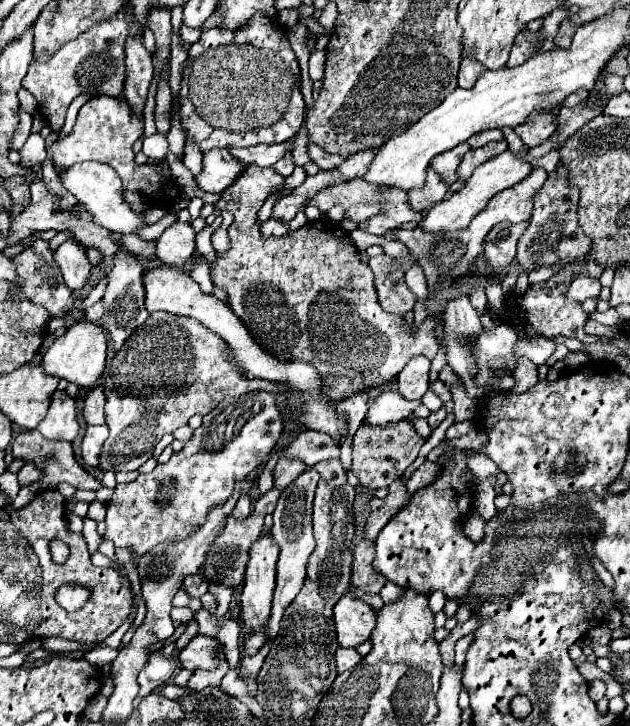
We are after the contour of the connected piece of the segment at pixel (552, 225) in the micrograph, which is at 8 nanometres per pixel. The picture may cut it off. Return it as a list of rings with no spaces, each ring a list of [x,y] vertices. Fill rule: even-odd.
[[[558,165],[558,177],[544,183],[544,187],[534,197],[534,213],[530,217],[530,225],[526,227],[524,235],[518,241],[518,261],[520,267],[526,271],[538,269],[542,265],[554,265],[560,261],[570,261],[580,255],[588,255],[592,241],[584,235],[584,231],[578,225],[576,219],[576,207],[578,207],[578,187],[568,183],[566,169]]]

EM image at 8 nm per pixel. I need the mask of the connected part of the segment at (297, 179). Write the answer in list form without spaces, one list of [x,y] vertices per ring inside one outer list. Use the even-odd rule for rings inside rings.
[[[296,166],[293,174],[290,177],[285,178],[284,188],[290,187],[294,189],[299,187],[306,179],[306,172],[303,167]]]

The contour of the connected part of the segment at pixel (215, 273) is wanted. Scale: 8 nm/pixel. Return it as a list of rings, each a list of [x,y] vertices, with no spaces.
[[[248,165],[240,173],[240,179],[236,179],[236,183],[232,183],[232,187],[228,187],[216,203],[218,209],[234,213],[234,223],[228,227],[228,237],[232,241],[230,251],[218,257],[216,265],[212,267],[212,281],[228,293],[228,305],[244,321],[256,343],[282,359],[292,357],[312,363],[322,377],[324,393],[336,401],[366,387],[376,387],[384,381],[390,381],[416,355],[424,355],[432,361],[438,353],[438,341],[432,331],[440,317],[426,317],[418,333],[412,335],[410,325],[406,325],[402,317],[386,313],[378,305],[372,269],[360,263],[350,233],[342,231],[340,225],[320,219],[306,223],[298,231],[284,237],[260,237],[258,209],[274,191],[274,187],[282,183],[284,177],[278,175],[272,167],[262,169],[256,165]]]

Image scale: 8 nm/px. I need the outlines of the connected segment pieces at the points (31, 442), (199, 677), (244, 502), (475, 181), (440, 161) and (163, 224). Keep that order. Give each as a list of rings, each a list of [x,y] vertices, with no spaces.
[[[24,431],[15,438],[11,452],[14,457],[26,459],[26,463],[36,463],[36,467],[40,467],[40,471],[44,473],[38,481],[42,489],[56,489],[58,483],[70,483],[76,489],[90,489],[90,491],[96,491],[98,487],[102,487],[100,481],[96,481],[86,469],[80,467],[80,463],[72,453],[70,443],[52,443],[50,439],[44,439],[38,431]]]
[[[220,665],[218,667],[218,671],[212,671],[212,673],[208,673],[208,671],[196,671],[194,675],[192,675],[192,679],[188,681],[188,689],[194,689],[194,691],[202,691],[204,687],[214,687],[214,685],[220,685],[220,681],[222,681],[222,677],[228,673],[228,665]]]
[[[240,495],[240,499],[236,501],[236,507],[232,509],[232,515],[238,517],[238,519],[242,519],[242,517],[246,517],[250,513],[250,509],[252,509],[250,495]]]
[[[504,151],[504,153],[488,159],[486,163],[482,163],[482,165],[474,171],[474,175],[466,181],[466,187],[464,187],[464,189],[456,191],[450,199],[444,199],[442,203],[436,203],[436,205],[426,213],[426,217],[424,217],[424,221],[420,223],[420,227],[422,227],[424,231],[428,231],[428,233],[462,231],[462,229],[468,227],[468,223],[488,205],[488,201],[490,201],[496,193],[500,193],[500,191],[516,185],[518,181],[522,181],[522,179],[530,173],[530,169],[532,169],[530,163],[514,157],[510,151]]]
[[[460,143],[460,147],[454,147],[452,151],[444,151],[444,155],[436,155],[436,159],[432,159],[432,169],[450,185],[458,179],[456,169],[464,157],[464,153],[470,149],[468,143]]]
[[[169,212],[162,219],[154,224],[147,224],[146,227],[142,227],[138,233],[136,233],[142,239],[146,239],[147,241],[157,240],[160,235],[172,225],[175,221],[177,221],[176,214]]]

